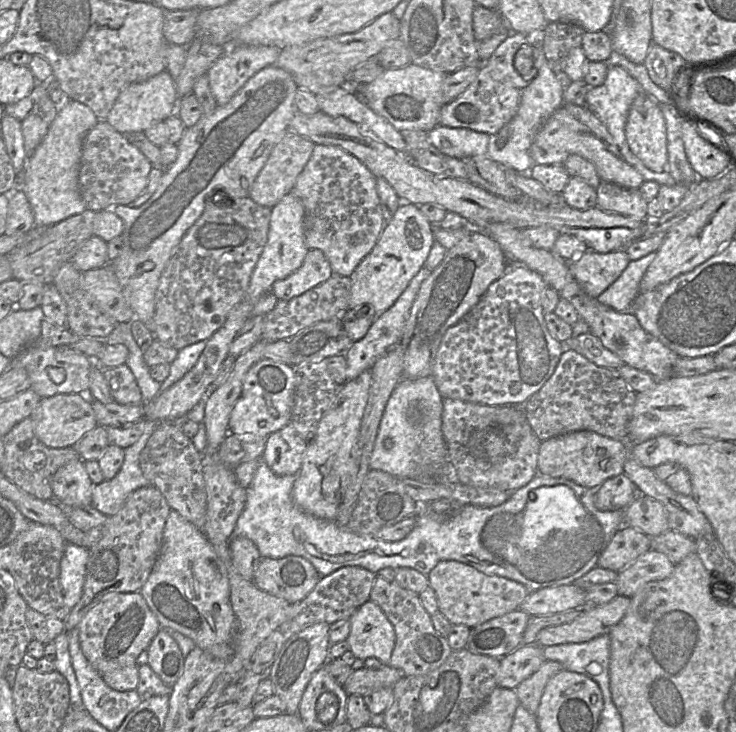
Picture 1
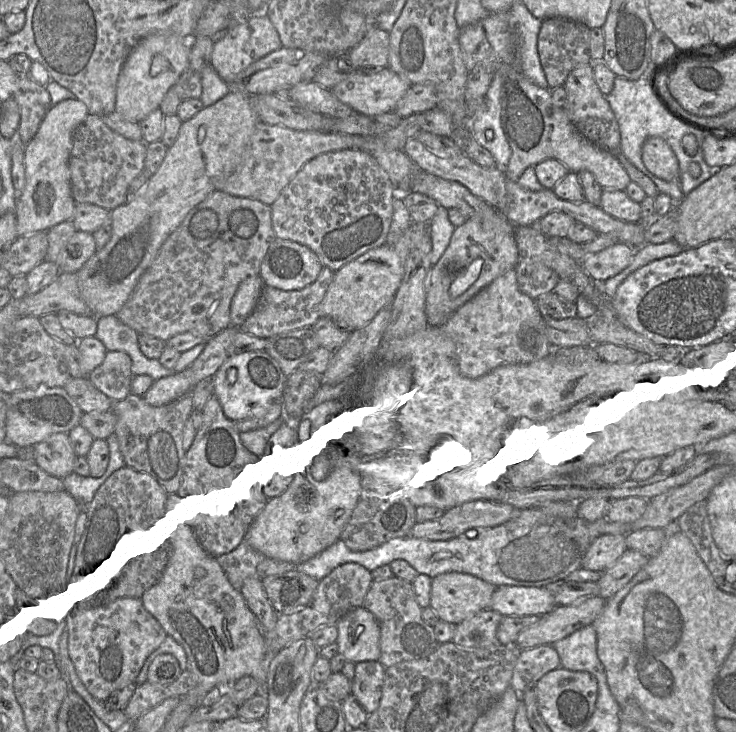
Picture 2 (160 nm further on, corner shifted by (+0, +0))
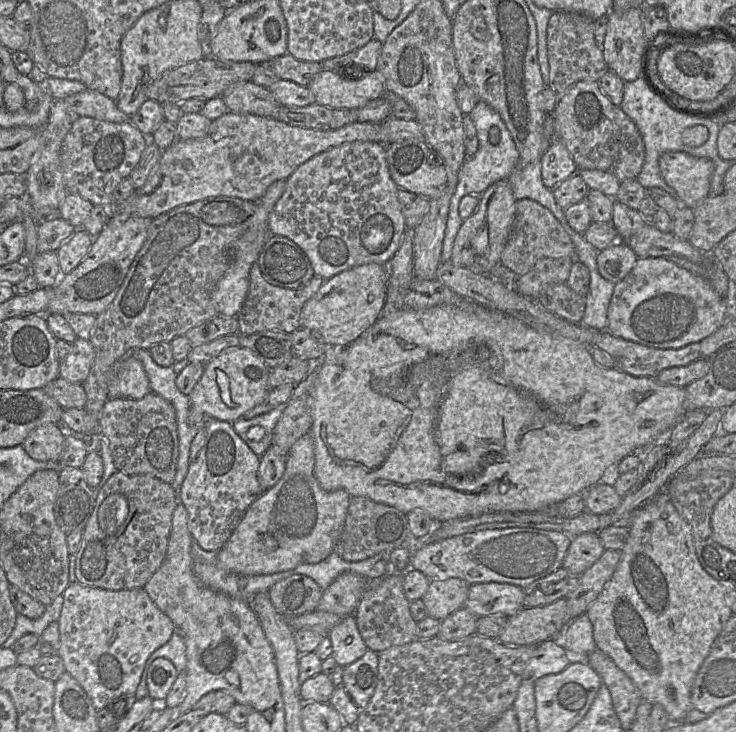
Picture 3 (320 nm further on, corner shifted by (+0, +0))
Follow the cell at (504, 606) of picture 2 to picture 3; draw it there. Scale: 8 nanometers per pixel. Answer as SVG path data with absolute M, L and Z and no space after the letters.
M475 583L469 587L464 607L478 617L511 617L524 608L526 590L509 583Z

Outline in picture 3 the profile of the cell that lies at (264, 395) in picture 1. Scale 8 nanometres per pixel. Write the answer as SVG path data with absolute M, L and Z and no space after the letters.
M230 347L205 364L201 378L188 396L191 409L200 410L207 418L233 423L267 396L269 372L270 368L251 350Z

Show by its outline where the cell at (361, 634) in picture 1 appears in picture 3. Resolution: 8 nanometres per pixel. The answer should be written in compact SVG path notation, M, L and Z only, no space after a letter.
M348 615L328 635L332 644L332 657L341 667L360 659L368 650L357 627L355 615Z

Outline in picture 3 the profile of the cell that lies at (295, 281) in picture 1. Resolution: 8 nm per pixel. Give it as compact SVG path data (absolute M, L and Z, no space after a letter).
M269 235L257 264L269 284L282 288L301 288L314 277L305 253L283 236Z

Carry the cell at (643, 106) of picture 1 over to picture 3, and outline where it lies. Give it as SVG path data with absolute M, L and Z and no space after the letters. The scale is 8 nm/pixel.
M668 151L659 158L659 170L665 183L676 192L683 205L693 209L708 196L714 170L710 159Z

